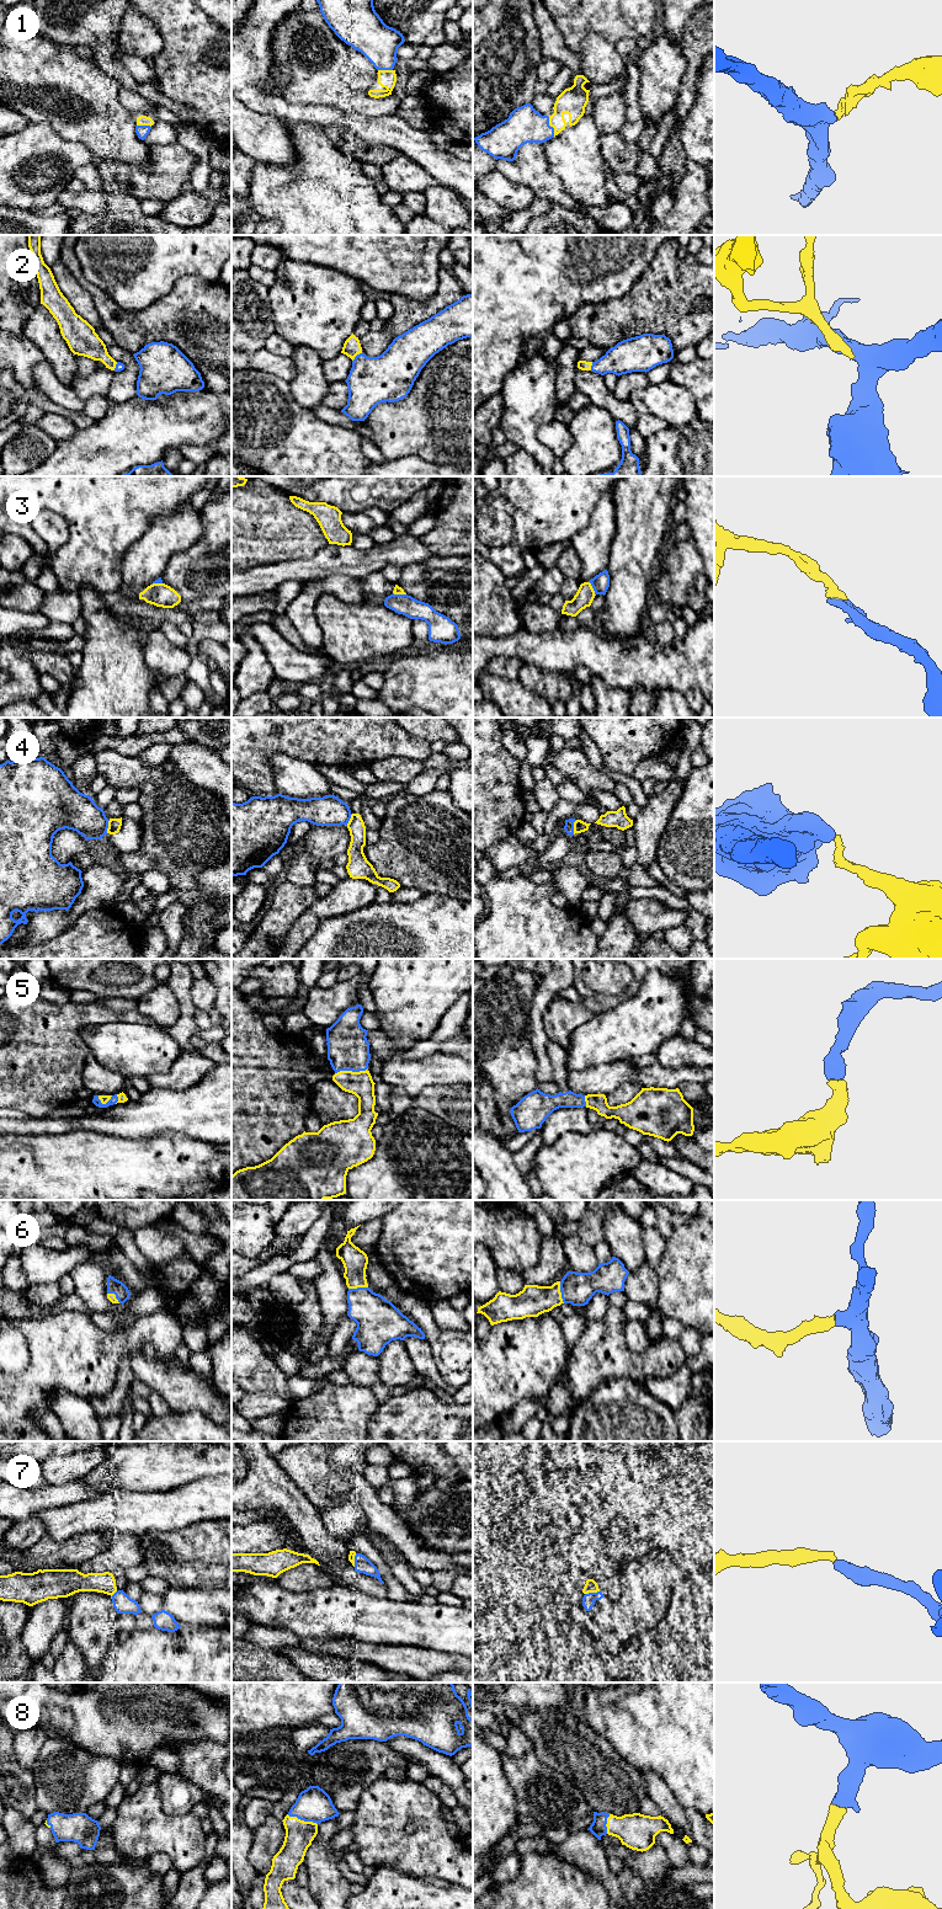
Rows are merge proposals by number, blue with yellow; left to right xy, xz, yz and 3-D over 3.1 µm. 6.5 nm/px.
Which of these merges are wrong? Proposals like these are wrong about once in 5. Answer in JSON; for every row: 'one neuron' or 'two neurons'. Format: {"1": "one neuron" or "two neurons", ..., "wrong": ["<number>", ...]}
{"1": "one neuron", "2": "one neuron", "3": "one neuron", "4": "two neurons", "5": "one neuron", "6": "one neuron", "7": "one neuron", "8": "one neuron", "wrong": ["4"]}

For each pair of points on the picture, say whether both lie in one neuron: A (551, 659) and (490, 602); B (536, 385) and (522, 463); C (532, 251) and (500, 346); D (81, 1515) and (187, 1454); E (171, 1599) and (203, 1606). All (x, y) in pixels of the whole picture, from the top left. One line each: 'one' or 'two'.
A: two
B: two
C: one
D: two
E: one

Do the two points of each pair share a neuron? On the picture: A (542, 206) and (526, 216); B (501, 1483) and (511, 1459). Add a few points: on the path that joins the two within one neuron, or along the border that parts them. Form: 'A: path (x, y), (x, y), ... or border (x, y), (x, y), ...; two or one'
A: path (538, 207), (530, 212); one
B: border (520, 1471), (494, 1478); two

